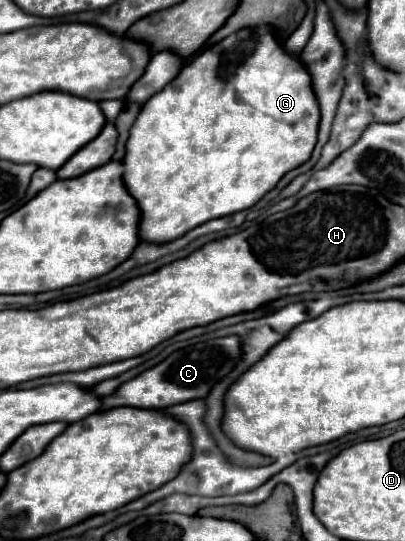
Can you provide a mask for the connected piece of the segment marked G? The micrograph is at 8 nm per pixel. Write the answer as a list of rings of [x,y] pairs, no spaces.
[[[256,25],[256,27],[240,29],[228,35],[226,39],[222,39],[220,43],[208,47],[206,51],[196,55],[188,65],[184,65],[184,69],[180,71],[176,79],[172,79],[162,91],[158,91],[156,95],[152,95],[150,101],[144,103],[136,123],[130,129],[130,137],[126,143],[126,155],[124,155],[124,181],[126,181],[130,195],[134,195],[142,211],[140,239],[150,241],[150,243],[168,243],[210,219],[226,217],[226,215],[232,215],[232,213],[238,213],[238,211],[244,211],[256,205],[270,189],[276,187],[276,183],[284,177],[284,173],[300,167],[302,163],[310,159],[312,149],[318,141],[318,125],[320,125],[320,105],[312,89],[312,77],[302,65],[300,57],[290,55],[284,49],[284,45],[278,43],[270,25]]]

